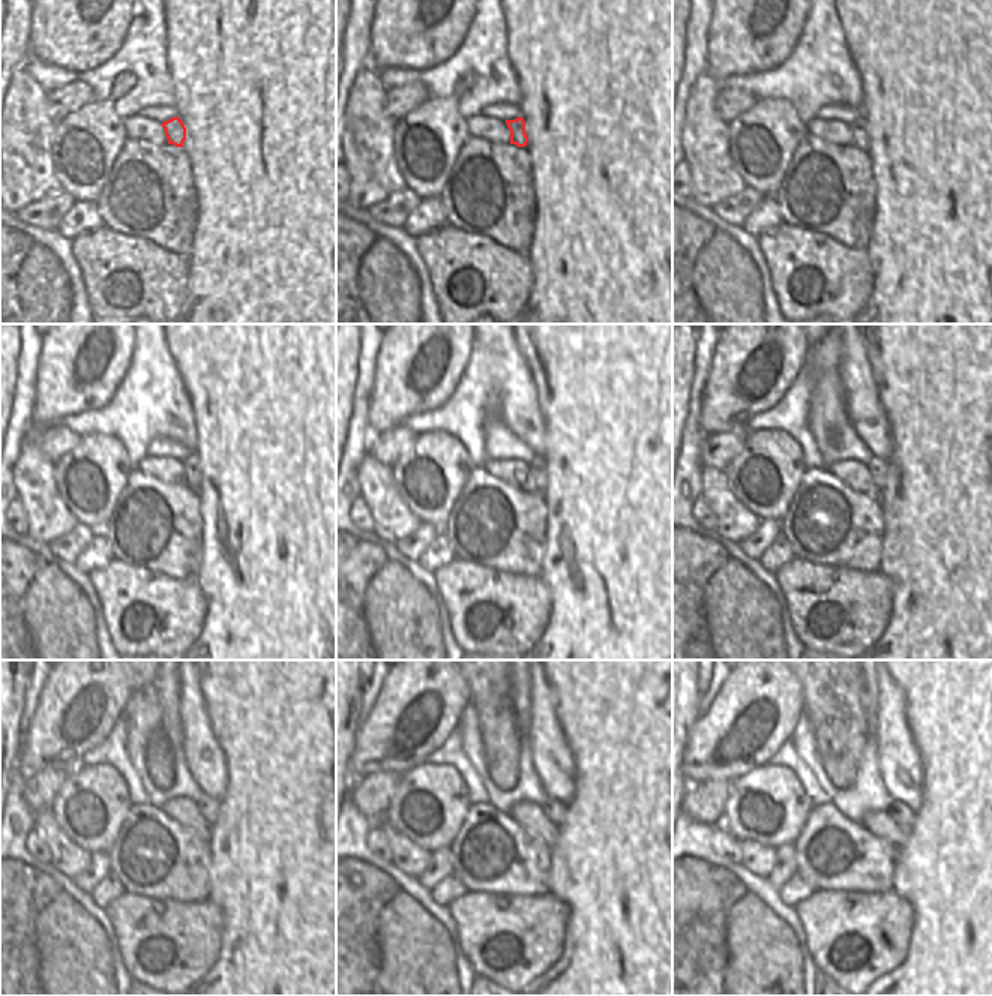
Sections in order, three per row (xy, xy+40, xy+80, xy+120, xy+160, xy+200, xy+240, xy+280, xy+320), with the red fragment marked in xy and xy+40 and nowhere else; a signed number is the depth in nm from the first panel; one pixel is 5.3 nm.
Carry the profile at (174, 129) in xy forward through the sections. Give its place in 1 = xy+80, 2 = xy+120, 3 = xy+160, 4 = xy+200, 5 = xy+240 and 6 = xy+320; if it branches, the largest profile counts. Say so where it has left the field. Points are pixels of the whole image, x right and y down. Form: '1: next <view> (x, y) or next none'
1: next xy+80 (859, 128)
2: next xy+120 (191, 467)
3: next xy+160 (538, 480)
4: next xy+200 (878, 468)
5: next xy+240 (209, 807)
6: next xy+320 (901, 813)

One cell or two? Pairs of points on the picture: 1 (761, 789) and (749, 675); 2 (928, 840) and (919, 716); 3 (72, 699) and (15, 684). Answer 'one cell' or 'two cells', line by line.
1: two cells
2: one cell
3: two cells

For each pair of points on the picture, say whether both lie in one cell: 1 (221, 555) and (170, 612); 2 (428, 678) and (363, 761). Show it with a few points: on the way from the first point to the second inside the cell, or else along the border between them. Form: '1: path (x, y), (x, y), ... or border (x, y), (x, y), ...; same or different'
1: border (197, 579), (206, 599), (207, 615); different
2: path (411, 699), (398, 716), (393, 731), (384, 740); same

